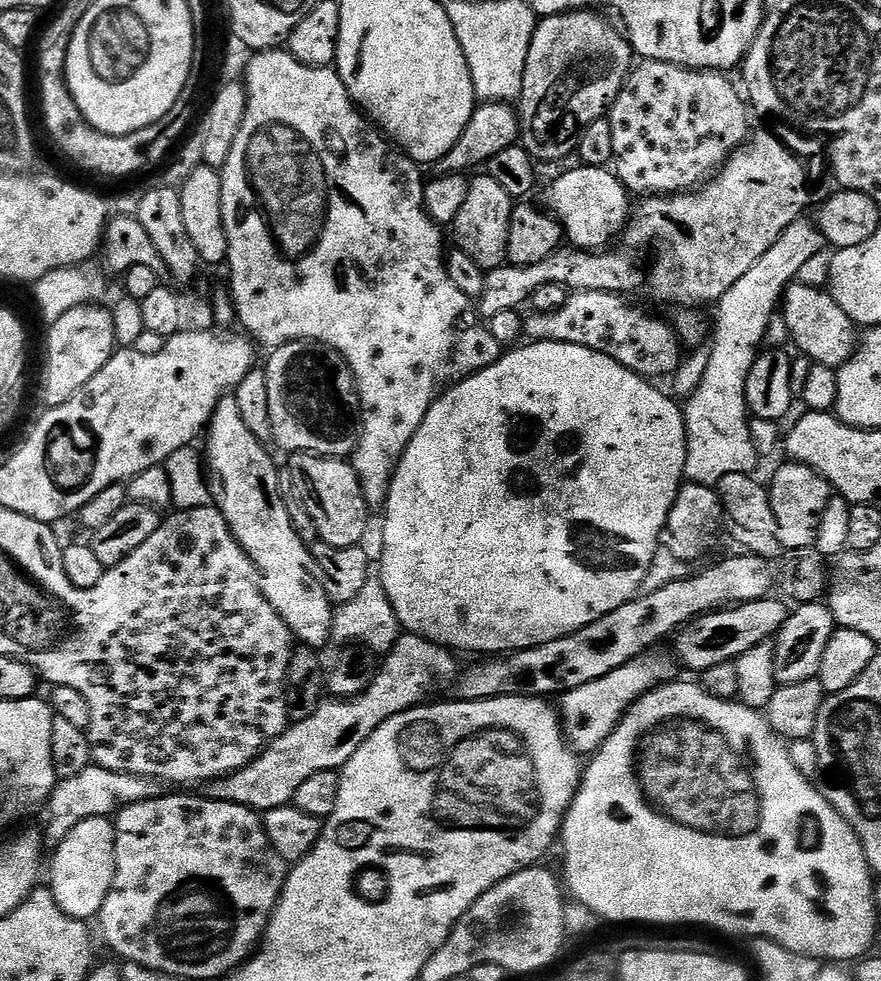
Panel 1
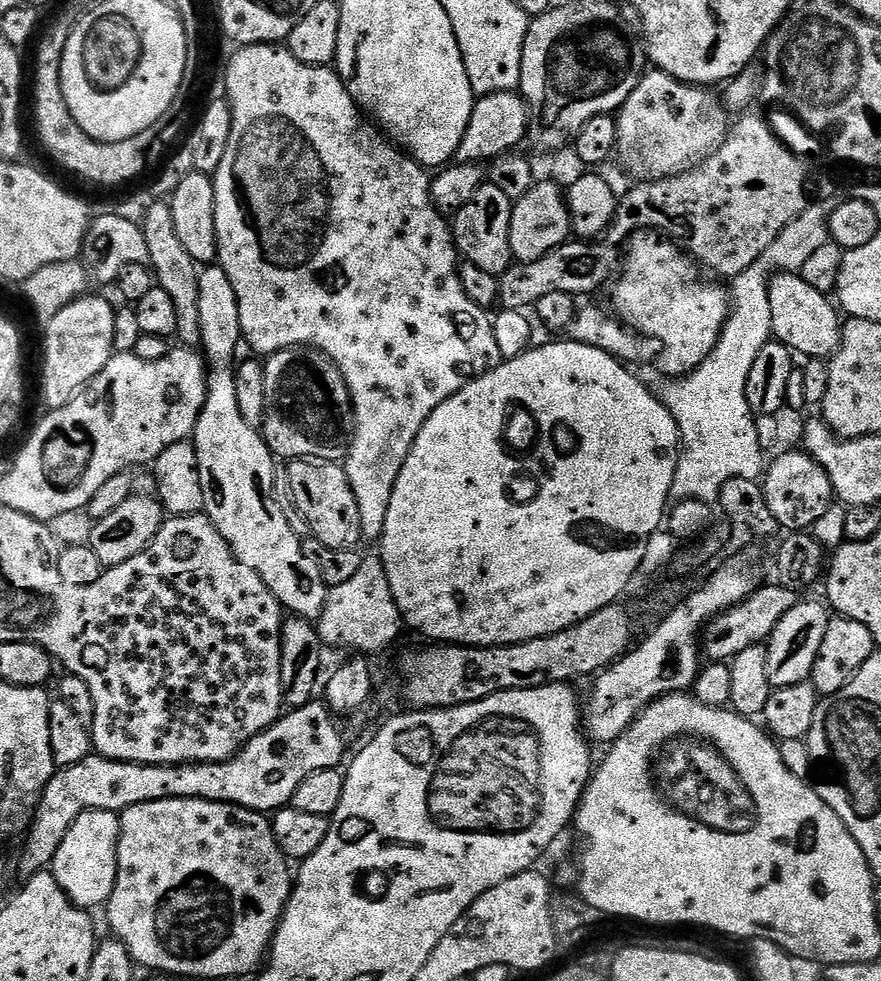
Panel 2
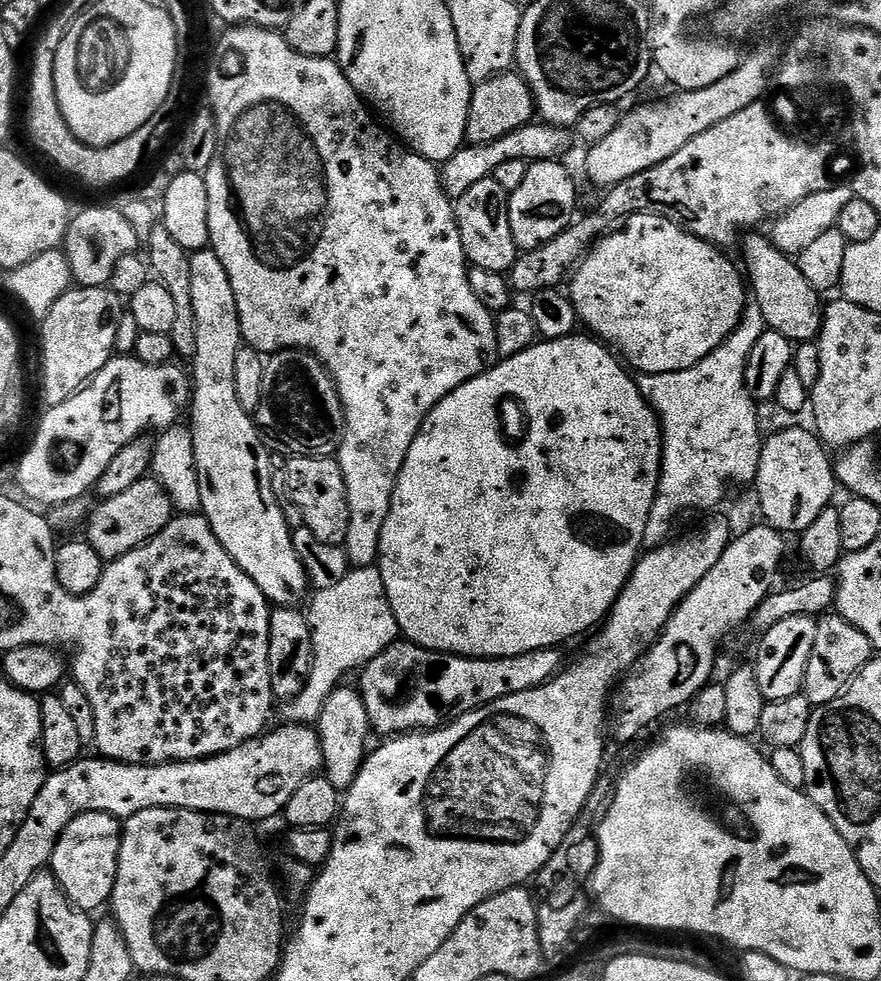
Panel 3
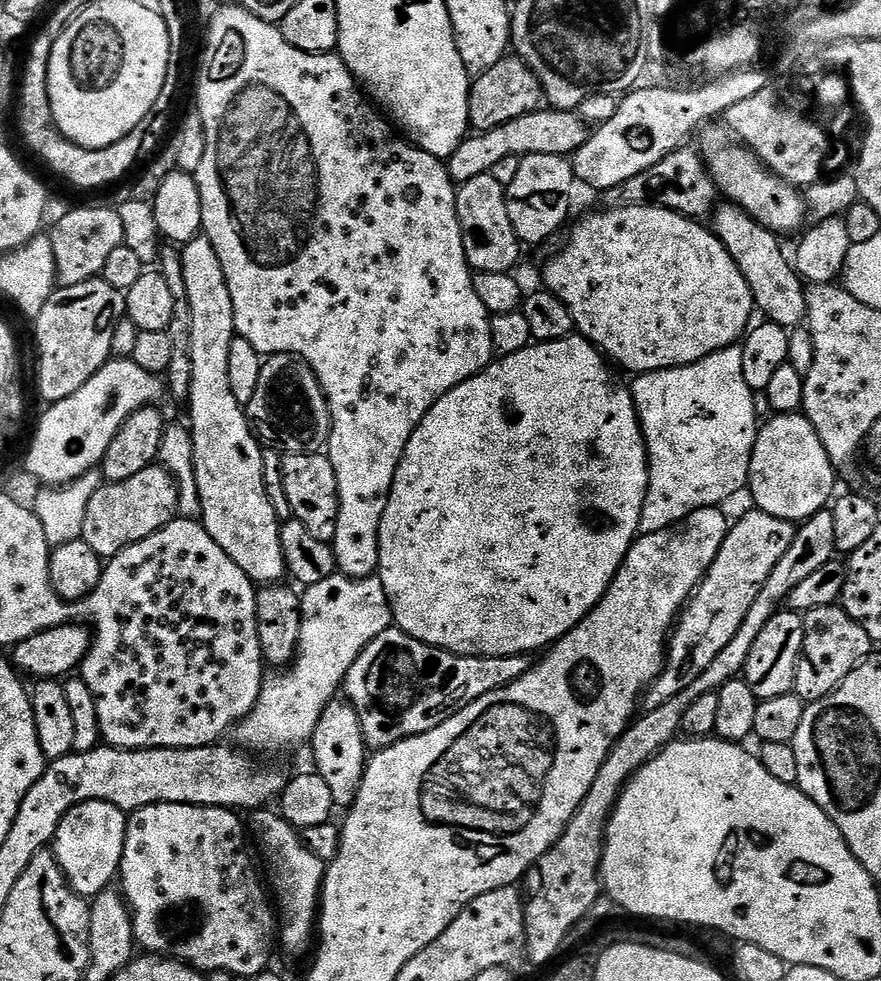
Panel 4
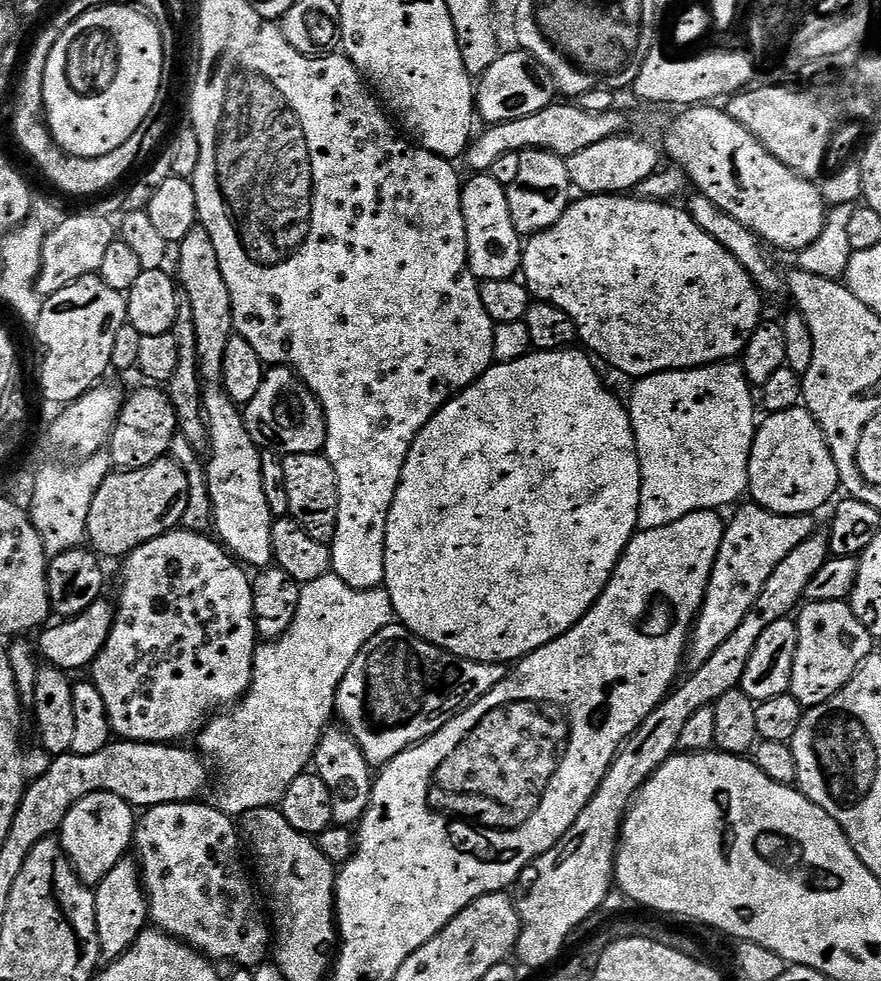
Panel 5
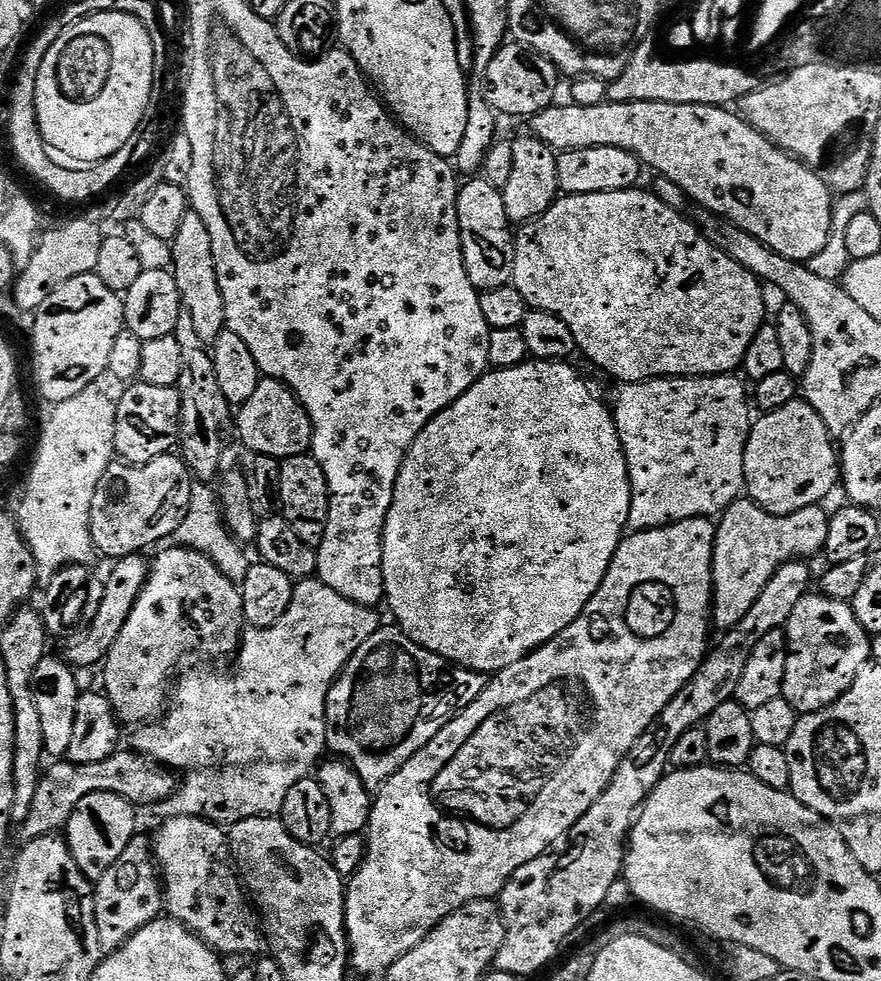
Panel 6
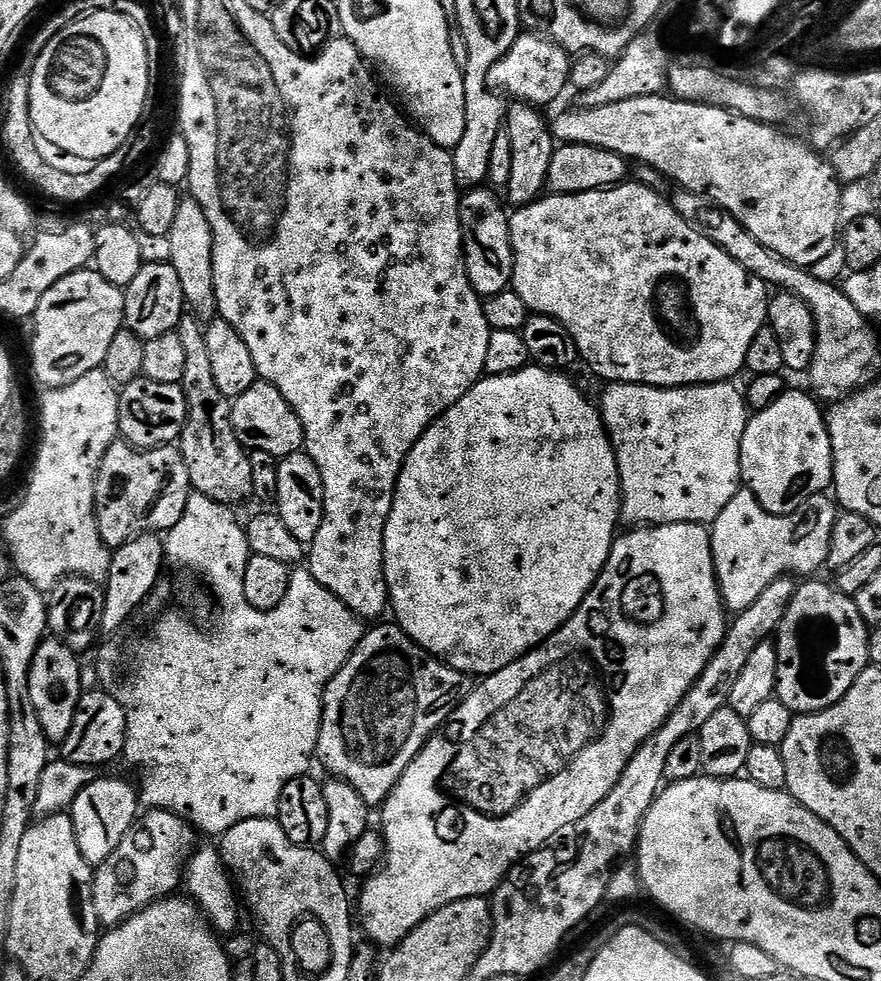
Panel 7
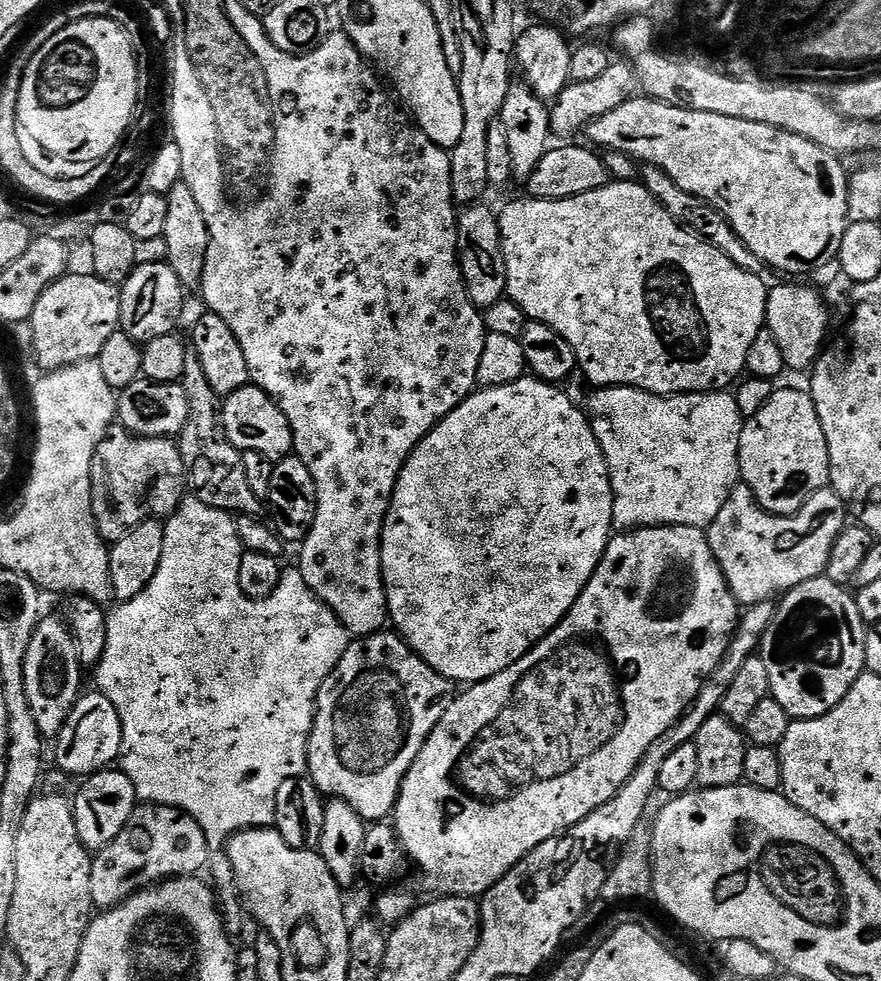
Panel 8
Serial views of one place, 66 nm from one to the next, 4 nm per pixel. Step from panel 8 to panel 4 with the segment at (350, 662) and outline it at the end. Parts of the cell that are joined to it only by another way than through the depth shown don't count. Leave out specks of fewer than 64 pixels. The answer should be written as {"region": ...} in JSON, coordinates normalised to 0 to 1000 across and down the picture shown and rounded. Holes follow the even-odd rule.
{"region":[[[446,638],[429,646],[429,650],[411,663],[402,679],[397,679],[388,705],[404,722],[414,758],[419,764],[430,765],[493,744],[514,726],[547,712],[553,705],[593,691],[600,680],[598,668],[521,669],[474,654]]]}

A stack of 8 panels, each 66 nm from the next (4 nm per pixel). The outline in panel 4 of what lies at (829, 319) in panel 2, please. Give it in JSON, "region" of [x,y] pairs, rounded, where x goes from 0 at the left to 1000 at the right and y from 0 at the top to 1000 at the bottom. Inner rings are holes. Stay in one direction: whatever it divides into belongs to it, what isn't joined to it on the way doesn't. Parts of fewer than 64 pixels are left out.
{"region":[[[826,208],[822,211],[824,212],[818,211],[807,221],[806,232],[824,251],[825,257],[847,283],[857,313],[862,319],[864,316],[869,321],[866,323],[891,336],[907,333],[916,325],[915,294],[896,262],[893,265],[883,247],[884,242],[834,209]]]}

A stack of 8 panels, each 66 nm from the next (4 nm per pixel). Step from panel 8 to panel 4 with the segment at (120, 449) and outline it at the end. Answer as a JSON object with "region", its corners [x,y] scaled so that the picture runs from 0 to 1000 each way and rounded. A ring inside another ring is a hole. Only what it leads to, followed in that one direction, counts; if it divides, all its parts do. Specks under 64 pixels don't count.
{"region":[[[174,475],[161,479],[141,492],[119,492],[112,496],[101,512],[93,549],[116,569],[133,567],[149,555],[170,548],[179,540],[201,529],[204,499],[190,478]]]}

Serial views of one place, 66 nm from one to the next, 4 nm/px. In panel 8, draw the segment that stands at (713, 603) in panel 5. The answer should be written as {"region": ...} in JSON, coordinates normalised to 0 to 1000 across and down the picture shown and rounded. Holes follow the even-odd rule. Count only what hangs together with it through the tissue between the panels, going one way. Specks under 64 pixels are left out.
{"region":[[[840,491],[829,508],[824,508],[824,516],[820,516],[815,528],[804,535],[801,545],[837,616],[852,618],[936,586],[942,561],[947,561],[951,544],[956,544],[964,530],[965,523],[957,508],[943,496],[925,502],[900,526],[880,526],[877,522],[871,522],[851,498]]]}

